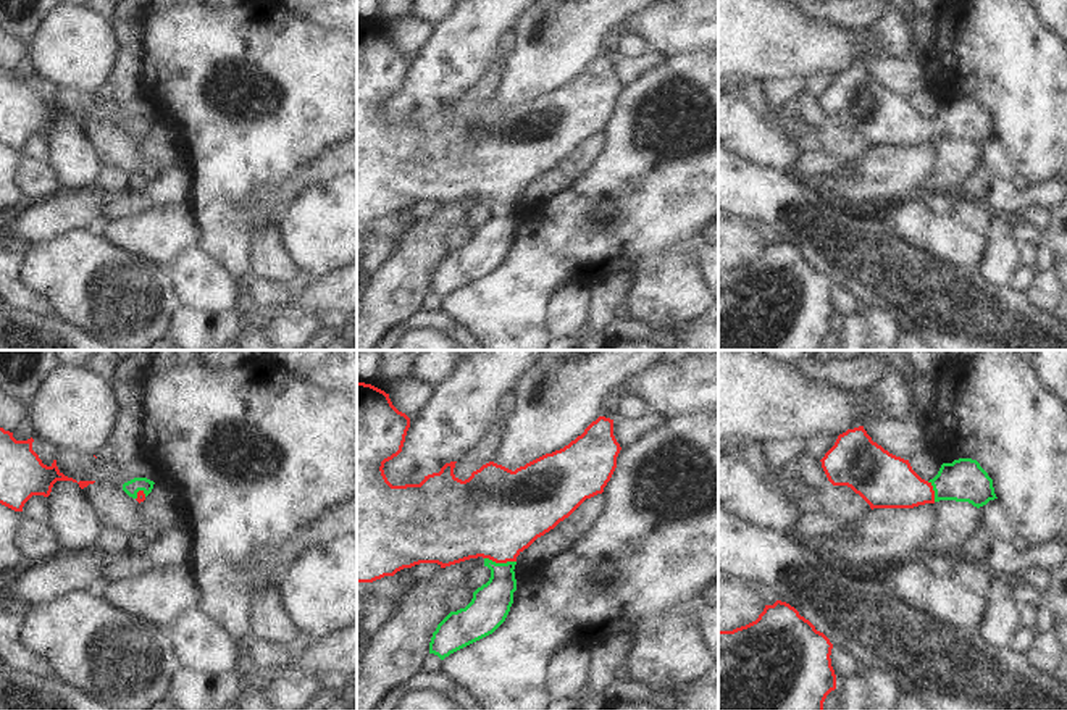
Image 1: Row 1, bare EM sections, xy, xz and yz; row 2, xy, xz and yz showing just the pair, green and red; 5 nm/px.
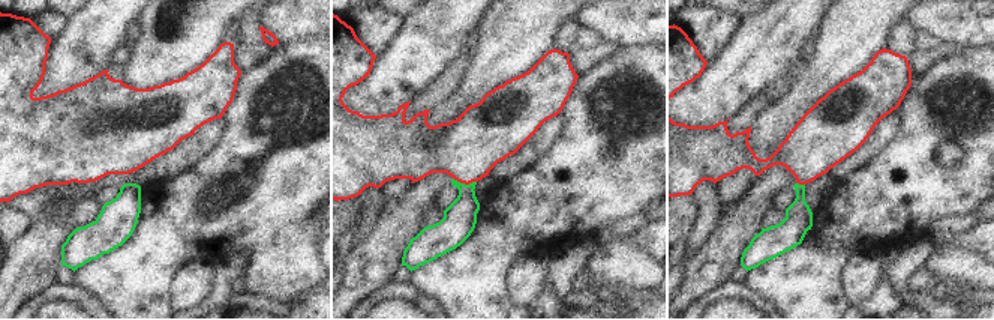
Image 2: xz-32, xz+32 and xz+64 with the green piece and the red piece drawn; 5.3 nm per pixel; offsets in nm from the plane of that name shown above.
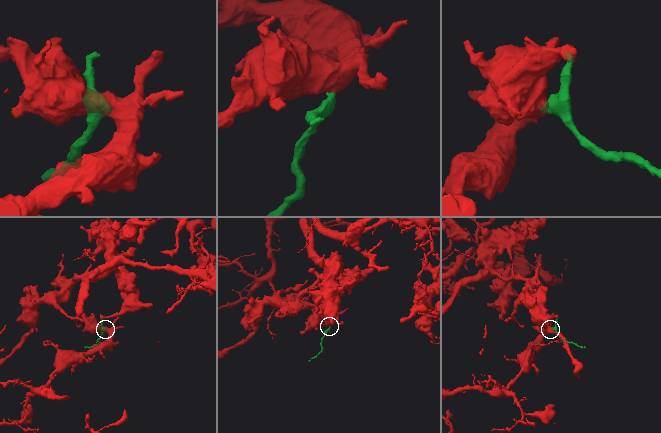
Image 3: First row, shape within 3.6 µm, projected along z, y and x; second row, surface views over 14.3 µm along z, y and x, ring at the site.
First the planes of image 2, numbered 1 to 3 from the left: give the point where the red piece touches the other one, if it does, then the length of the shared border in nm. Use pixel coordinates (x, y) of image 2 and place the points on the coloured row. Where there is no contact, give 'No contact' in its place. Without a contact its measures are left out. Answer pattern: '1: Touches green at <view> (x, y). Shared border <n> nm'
1: No contact
2: Touches green at xz+32 (464, 184). Shared border 130 nm
3: Touches green at xz+64 (801, 185). Shared border 50 nm

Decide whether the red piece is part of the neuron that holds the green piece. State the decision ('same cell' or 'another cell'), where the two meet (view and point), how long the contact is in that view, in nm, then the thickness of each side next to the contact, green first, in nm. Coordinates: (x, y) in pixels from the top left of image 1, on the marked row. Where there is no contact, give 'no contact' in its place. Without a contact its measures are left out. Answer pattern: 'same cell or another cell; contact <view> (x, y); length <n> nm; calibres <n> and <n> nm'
same cell; contact xz (501, 563); length 160 nm; calibres 200 and 460 nm

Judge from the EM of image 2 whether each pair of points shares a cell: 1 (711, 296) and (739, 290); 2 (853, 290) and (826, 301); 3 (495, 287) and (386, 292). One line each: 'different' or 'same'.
1: same
2: different
3: different

